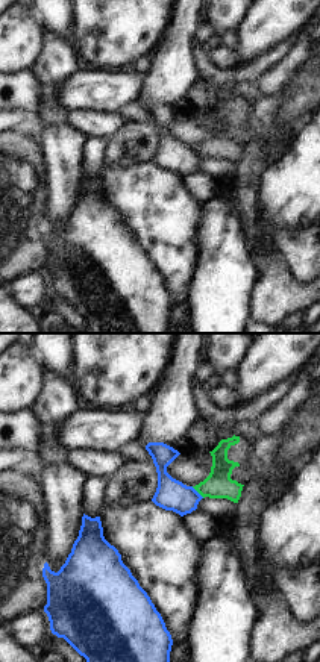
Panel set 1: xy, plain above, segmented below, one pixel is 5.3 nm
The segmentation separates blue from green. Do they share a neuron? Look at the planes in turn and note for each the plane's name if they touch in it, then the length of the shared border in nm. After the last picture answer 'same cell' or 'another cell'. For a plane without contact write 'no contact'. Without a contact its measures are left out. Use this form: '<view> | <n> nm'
xy | 90 nm

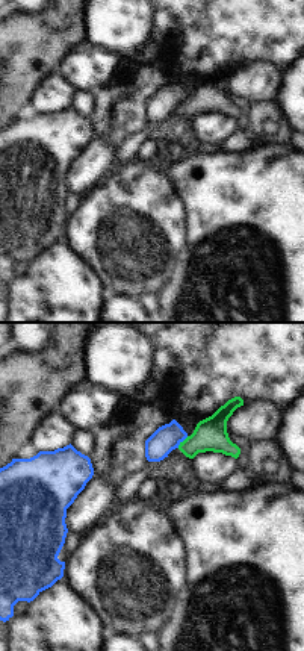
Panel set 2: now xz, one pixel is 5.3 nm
xz | 90 nm

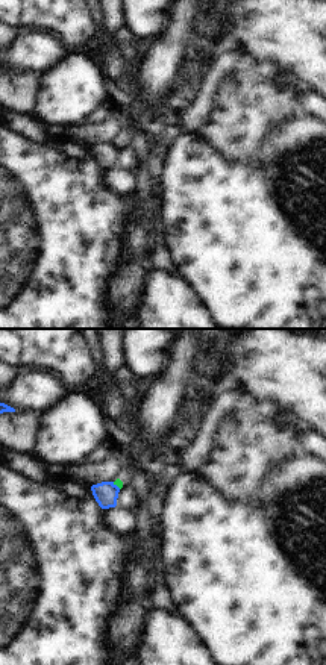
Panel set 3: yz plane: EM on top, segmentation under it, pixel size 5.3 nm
yz | 60 nm

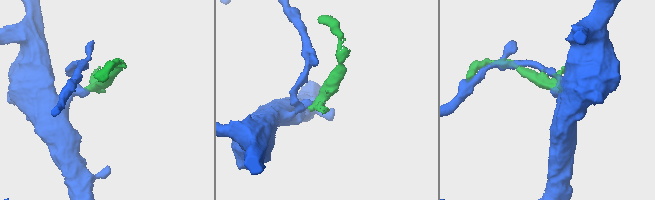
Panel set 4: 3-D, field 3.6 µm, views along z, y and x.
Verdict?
another cell

